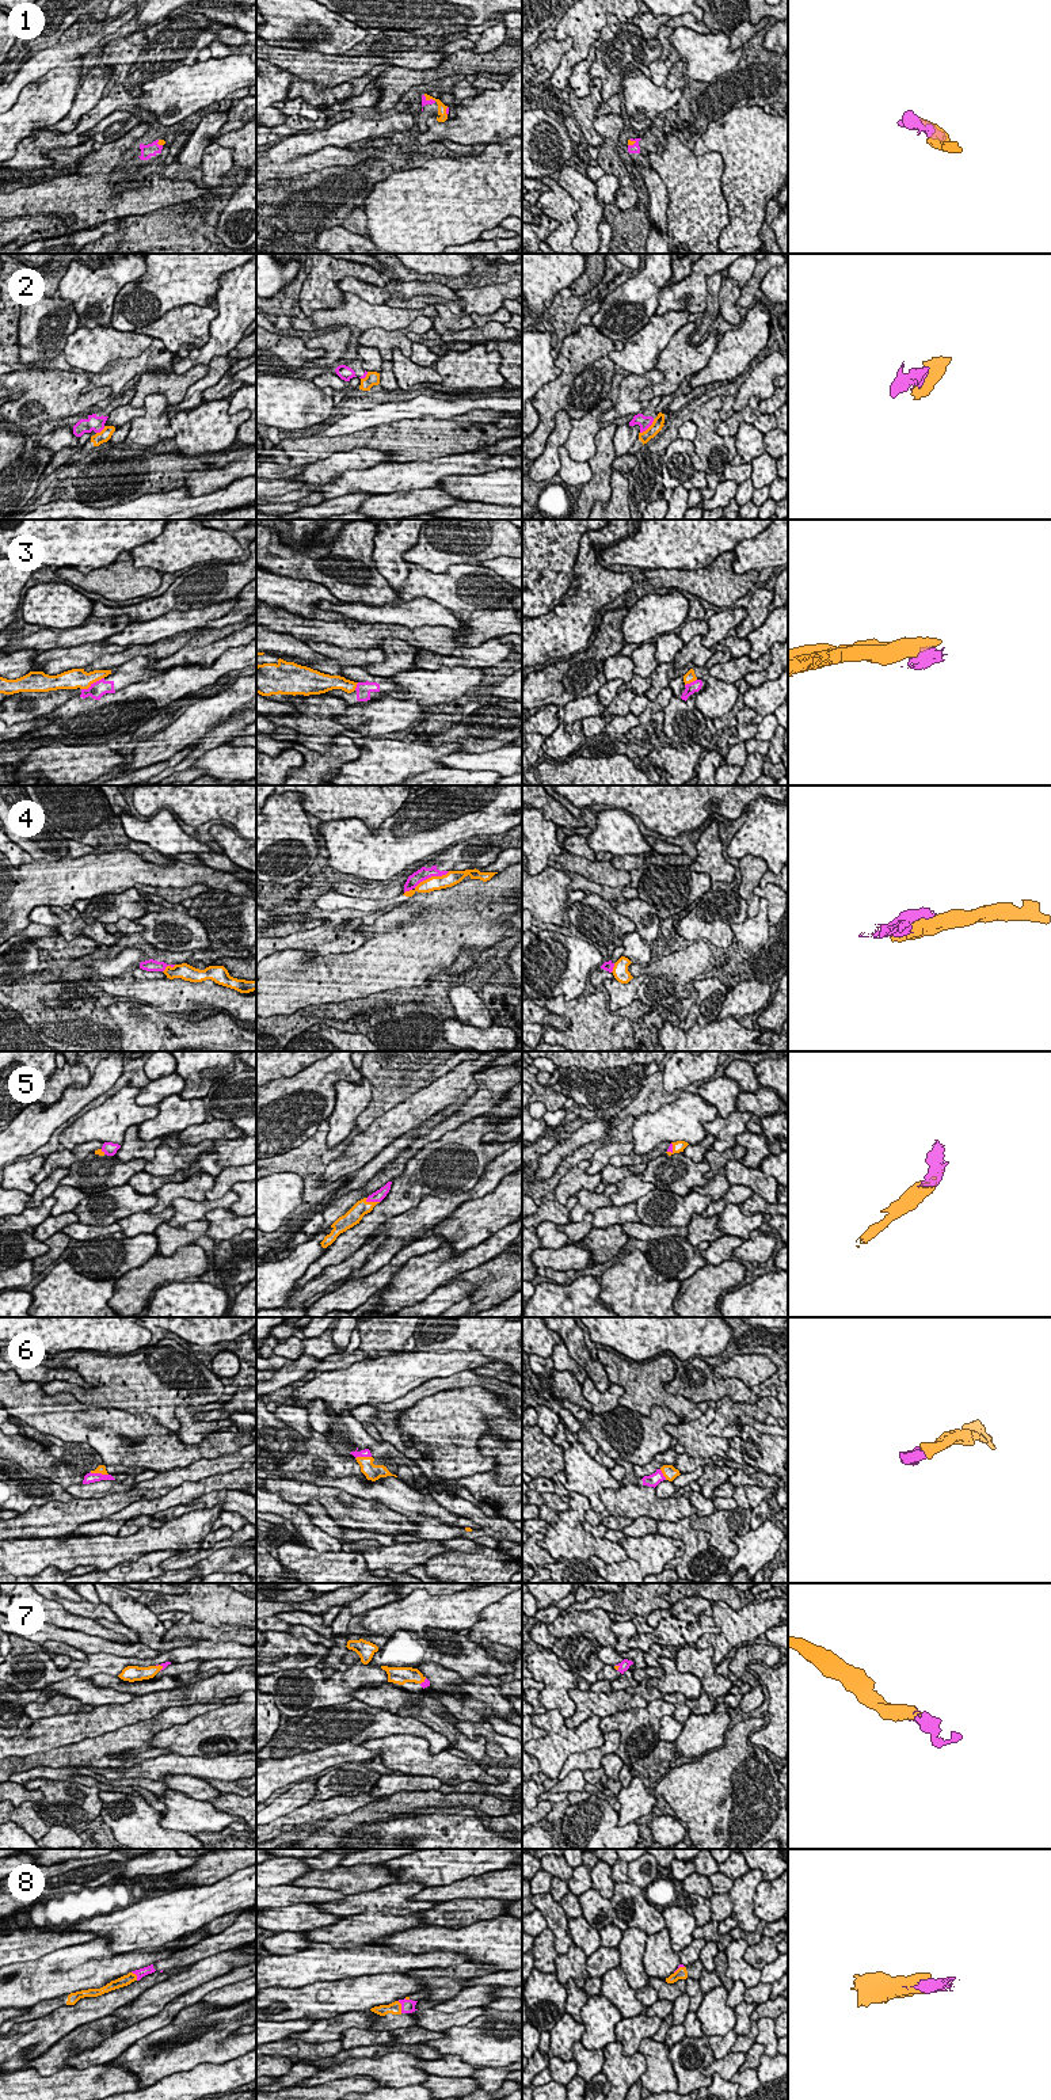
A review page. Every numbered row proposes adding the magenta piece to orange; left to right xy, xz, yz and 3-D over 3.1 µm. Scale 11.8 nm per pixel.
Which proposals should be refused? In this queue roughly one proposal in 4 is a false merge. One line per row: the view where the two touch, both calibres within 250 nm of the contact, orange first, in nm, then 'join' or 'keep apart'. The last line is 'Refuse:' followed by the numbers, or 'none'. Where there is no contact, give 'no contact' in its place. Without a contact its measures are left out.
1: xz | 100/70 nm | join
2: yz | 140/160 nm | keep apart
3: xy | 240/190 nm | keep apart
4: xz | 170/140 nm | keep apart
5: xz | 180/140 nm | join
6: xz | 190/100 nm | join
7: xy | 160/60 nm | join
8: xz | 160/160 nm | join
Refuse: 2, 3, 4

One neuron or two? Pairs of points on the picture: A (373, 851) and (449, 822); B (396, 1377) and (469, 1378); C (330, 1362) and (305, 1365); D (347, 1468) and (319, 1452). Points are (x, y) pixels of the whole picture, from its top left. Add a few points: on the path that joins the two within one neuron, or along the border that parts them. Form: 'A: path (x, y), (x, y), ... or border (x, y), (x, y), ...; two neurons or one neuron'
A: path (392, 851), (408, 848), (430, 832); one neuron
B: border (464, 1369), (448, 1376), (429, 1378), (406, 1395); two neurons
C: border (320, 1359), (313, 1369); two neurons
D: path (341, 1465), (332, 1465), (326, 1459); one neuron

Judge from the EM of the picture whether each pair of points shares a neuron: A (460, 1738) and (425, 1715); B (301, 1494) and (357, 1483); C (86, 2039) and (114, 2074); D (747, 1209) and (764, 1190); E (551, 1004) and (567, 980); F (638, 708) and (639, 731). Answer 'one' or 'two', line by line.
A: one
B: two
C: two
D: two
E: two
F: two

